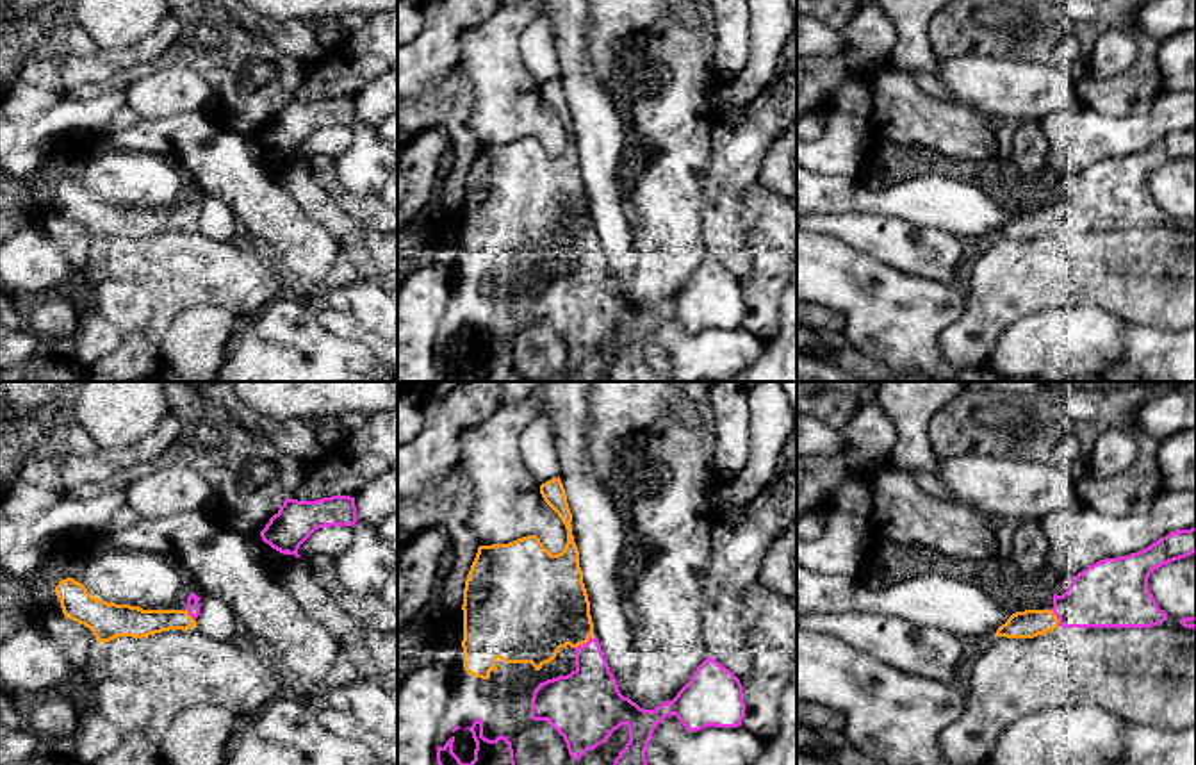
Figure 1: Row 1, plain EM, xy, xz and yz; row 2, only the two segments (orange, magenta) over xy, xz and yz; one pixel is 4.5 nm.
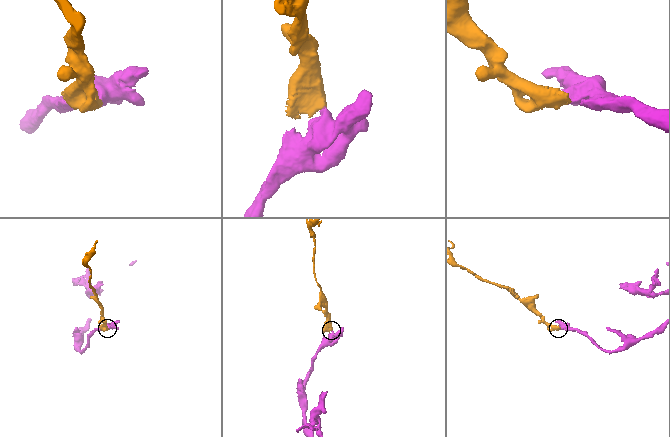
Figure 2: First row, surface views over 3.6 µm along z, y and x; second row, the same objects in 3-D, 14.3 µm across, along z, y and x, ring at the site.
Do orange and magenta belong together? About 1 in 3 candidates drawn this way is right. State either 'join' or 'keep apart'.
join

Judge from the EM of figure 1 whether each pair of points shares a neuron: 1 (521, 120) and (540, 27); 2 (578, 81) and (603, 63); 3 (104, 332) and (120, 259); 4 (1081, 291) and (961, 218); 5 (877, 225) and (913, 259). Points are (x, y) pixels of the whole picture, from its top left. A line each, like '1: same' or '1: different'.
1: different
2: different
3: different
4: different
5: same

